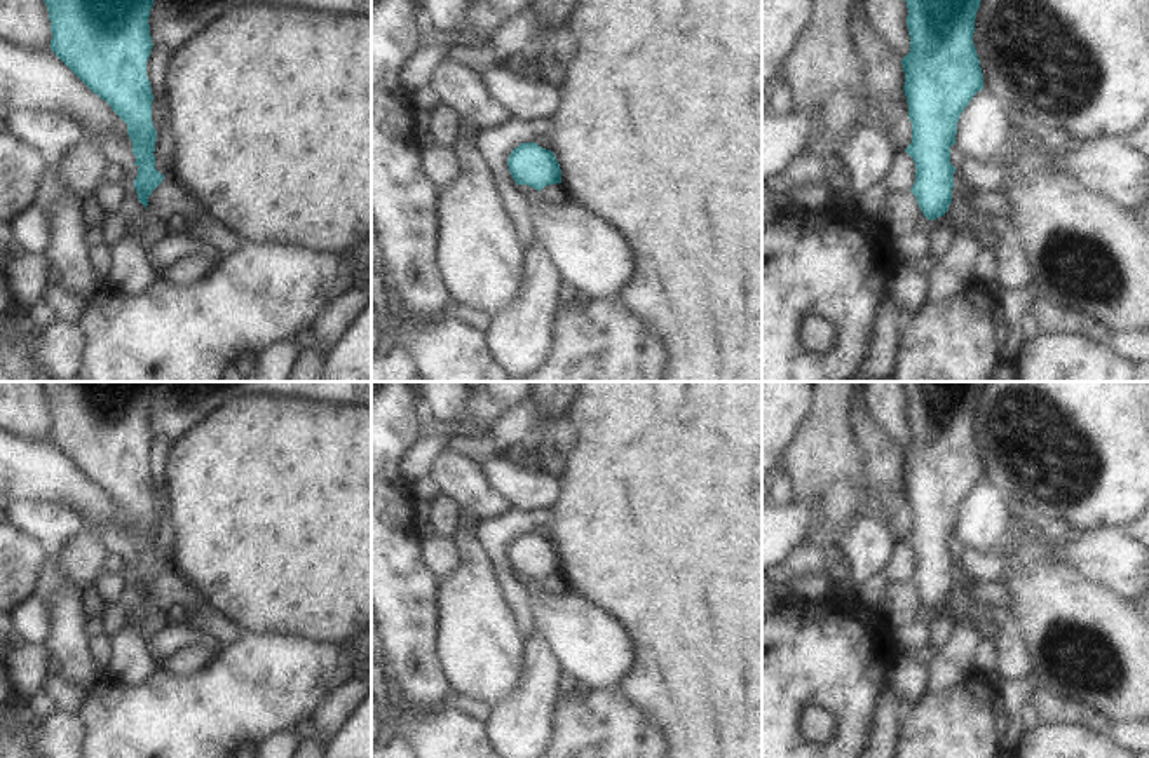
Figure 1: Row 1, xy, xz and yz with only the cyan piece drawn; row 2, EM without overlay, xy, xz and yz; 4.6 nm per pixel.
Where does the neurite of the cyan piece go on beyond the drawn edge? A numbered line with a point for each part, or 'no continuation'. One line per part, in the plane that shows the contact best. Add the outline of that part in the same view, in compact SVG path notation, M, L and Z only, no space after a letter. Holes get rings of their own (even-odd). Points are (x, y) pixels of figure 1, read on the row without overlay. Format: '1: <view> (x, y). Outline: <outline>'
no continuation.

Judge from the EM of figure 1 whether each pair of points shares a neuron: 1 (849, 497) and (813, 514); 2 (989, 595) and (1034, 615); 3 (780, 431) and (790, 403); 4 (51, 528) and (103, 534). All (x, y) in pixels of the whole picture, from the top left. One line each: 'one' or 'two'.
1: one
2: two
3: one
4: one

